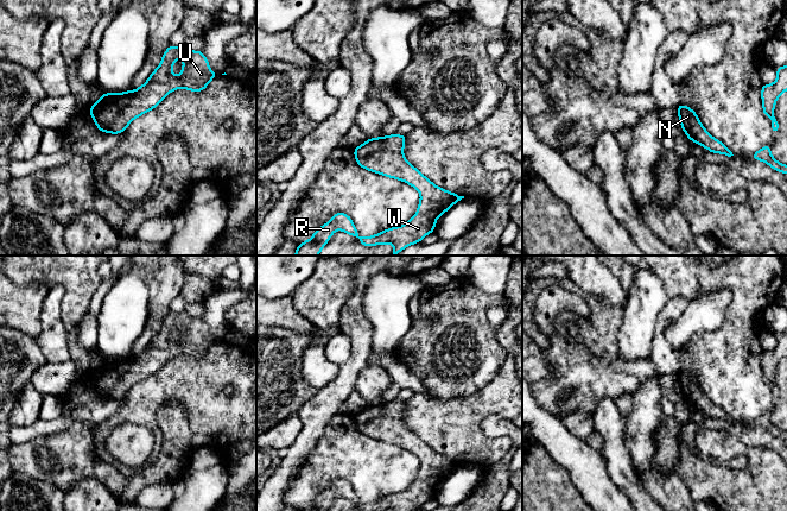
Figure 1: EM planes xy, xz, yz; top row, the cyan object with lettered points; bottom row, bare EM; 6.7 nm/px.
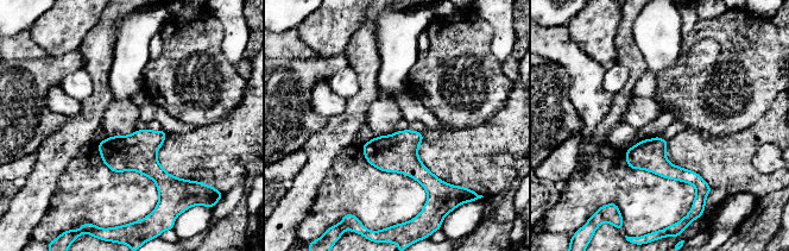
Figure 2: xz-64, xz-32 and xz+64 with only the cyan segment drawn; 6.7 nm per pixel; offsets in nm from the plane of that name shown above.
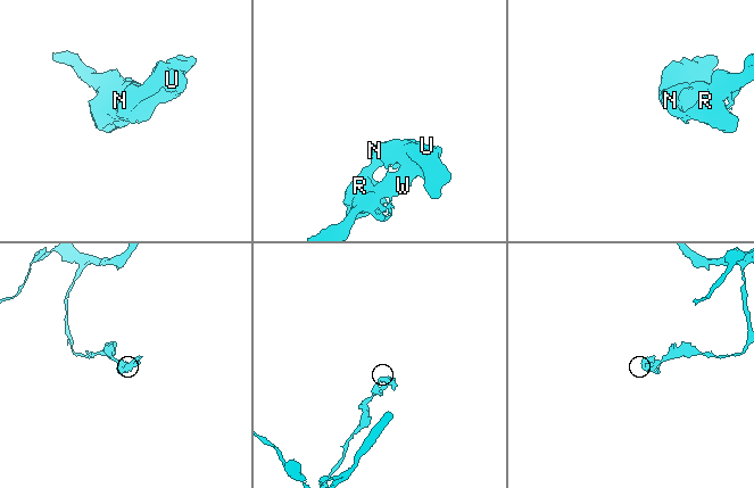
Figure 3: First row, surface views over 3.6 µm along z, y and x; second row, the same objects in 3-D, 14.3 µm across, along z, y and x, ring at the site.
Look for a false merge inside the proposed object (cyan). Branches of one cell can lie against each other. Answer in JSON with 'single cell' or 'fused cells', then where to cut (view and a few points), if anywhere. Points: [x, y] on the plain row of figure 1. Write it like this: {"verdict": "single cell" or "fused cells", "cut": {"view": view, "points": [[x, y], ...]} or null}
{"verdict": "single cell", "cut": null}

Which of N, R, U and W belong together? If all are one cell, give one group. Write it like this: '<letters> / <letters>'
N R U W

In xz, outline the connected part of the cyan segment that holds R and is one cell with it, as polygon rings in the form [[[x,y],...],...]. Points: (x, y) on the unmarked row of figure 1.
[[[400,400],[372,404],[354,415],[354,421],[363,435],[406,448],[420,459],[418,477],[407,490],[360,504],[350,482],[335,479],[330,488],[315,497],[312,504],[300,511],[326,511],[337,496],[357,504],[362,511],[413,511],[434,498],[437,485],[464,462],[437,453],[411,431],[404,423],[405,408],[406,402]]]

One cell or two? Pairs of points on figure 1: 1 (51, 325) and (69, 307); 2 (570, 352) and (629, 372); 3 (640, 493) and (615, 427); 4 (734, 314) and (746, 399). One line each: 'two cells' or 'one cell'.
1: two cells
2: one cell
3: one cell
4: one cell

